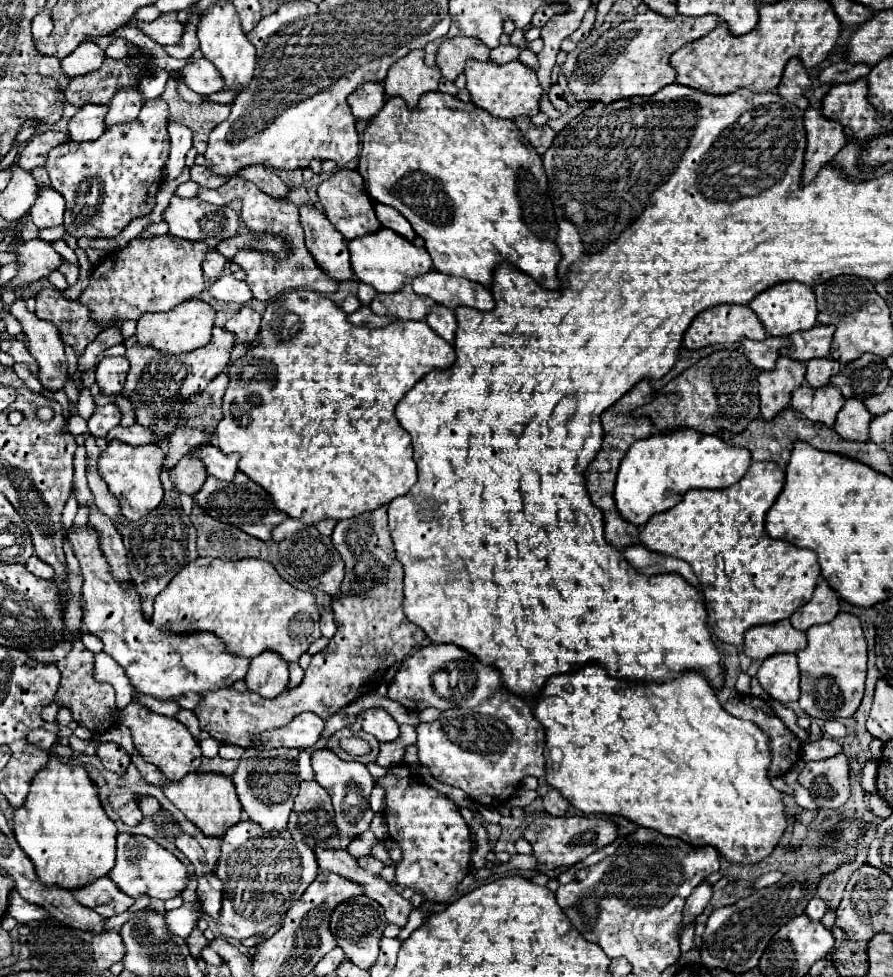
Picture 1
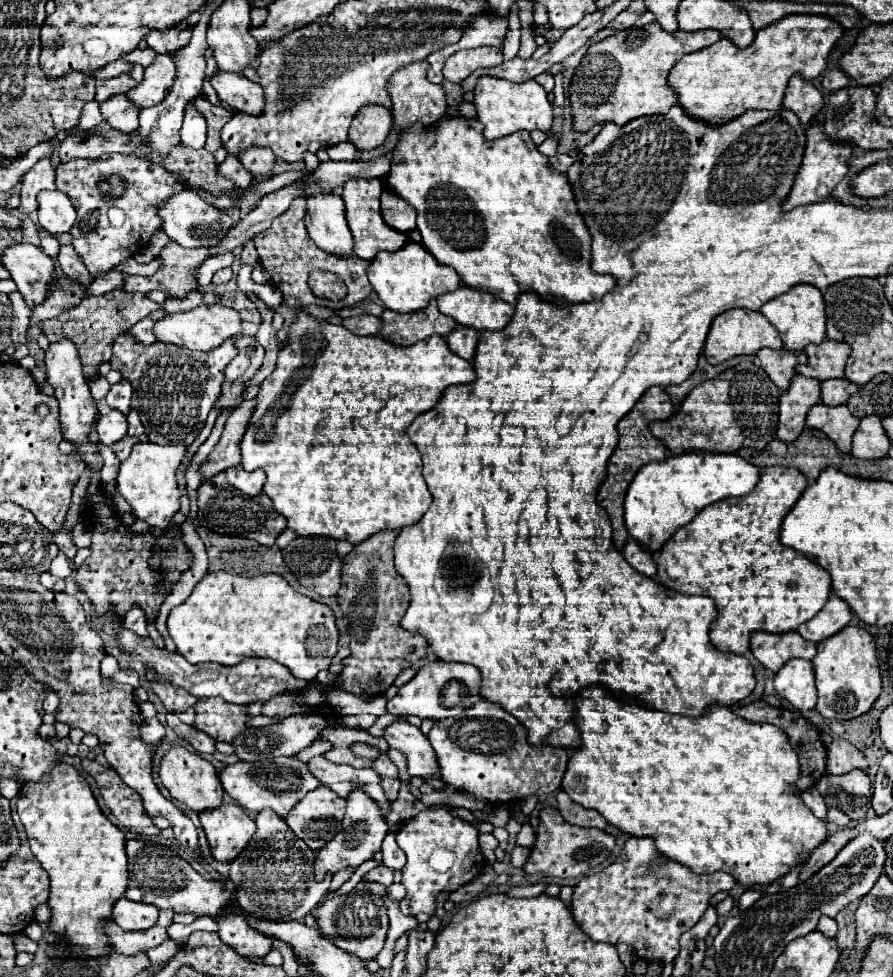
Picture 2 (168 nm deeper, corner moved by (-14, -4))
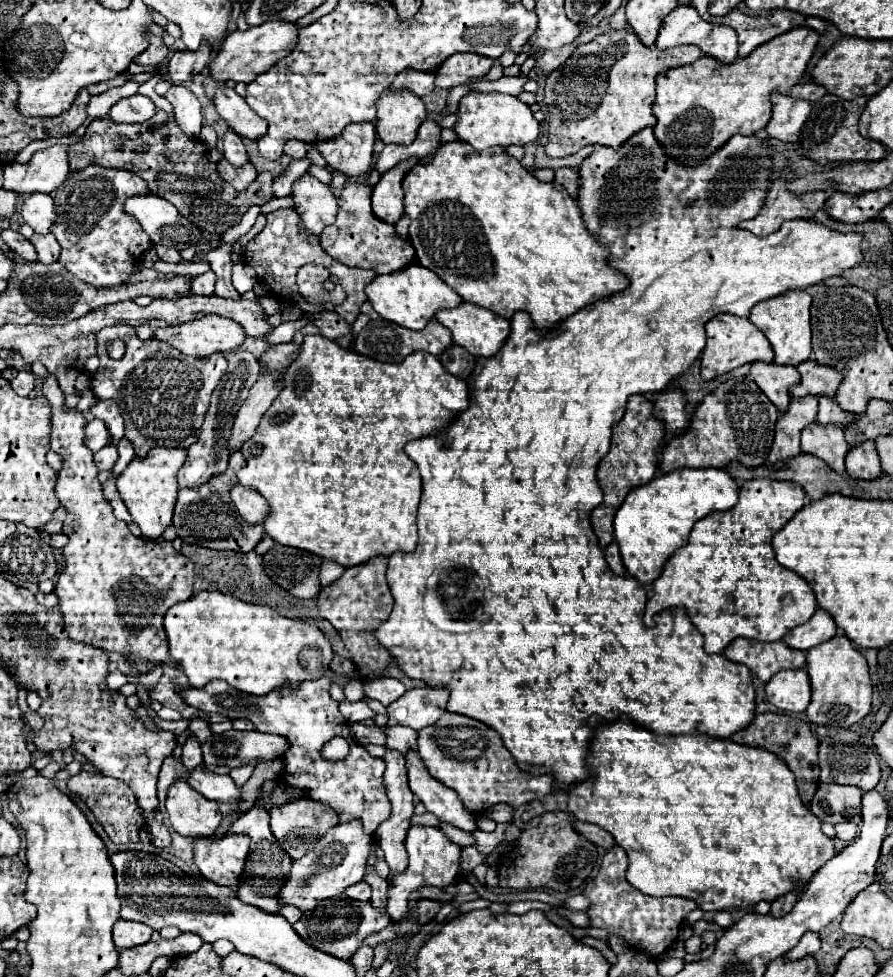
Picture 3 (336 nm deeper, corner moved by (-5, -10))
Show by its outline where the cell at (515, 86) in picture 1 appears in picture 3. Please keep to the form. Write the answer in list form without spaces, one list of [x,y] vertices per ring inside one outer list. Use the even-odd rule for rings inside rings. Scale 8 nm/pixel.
[[[473,91],[461,99],[459,111],[457,111],[457,123],[453,125],[453,131],[457,133],[459,141],[469,143],[475,151],[483,151],[495,145],[499,147],[527,145],[537,139],[539,123],[533,119],[529,105],[521,103],[513,95]]]

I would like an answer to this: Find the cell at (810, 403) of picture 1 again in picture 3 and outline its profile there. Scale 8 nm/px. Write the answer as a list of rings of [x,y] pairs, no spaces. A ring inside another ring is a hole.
[[[811,423],[801,433],[801,449],[803,453],[815,455],[823,459],[833,471],[845,473],[845,455],[849,451],[849,445],[843,437],[843,429],[837,425],[821,427],[819,423]]]

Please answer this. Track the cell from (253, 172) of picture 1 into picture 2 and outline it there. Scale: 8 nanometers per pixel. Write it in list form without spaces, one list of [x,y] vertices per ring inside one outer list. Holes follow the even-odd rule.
[[[248,149],[240,155],[242,165],[252,173],[252,177],[272,177],[276,157],[270,149]]]

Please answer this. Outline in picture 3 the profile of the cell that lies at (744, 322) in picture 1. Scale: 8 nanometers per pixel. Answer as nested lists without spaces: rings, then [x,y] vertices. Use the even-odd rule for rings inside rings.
[[[721,313],[721,315],[713,317],[705,329],[707,329],[707,345],[701,353],[701,377],[705,381],[711,381],[717,375],[723,375],[727,371],[737,369],[737,367],[747,365],[747,363],[755,363],[755,361],[769,363],[769,361],[773,361],[773,349],[769,347],[769,341],[749,319]]]

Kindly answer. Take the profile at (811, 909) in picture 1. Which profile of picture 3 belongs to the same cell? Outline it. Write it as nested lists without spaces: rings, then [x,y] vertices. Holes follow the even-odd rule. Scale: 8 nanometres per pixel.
[[[807,931],[807,933],[801,937],[801,941],[799,941],[789,953],[785,953],[783,957],[785,957],[785,961],[797,961],[797,959],[801,959],[801,957],[807,957],[807,955],[817,953],[819,947],[821,947],[819,935],[813,933],[813,931]]]

